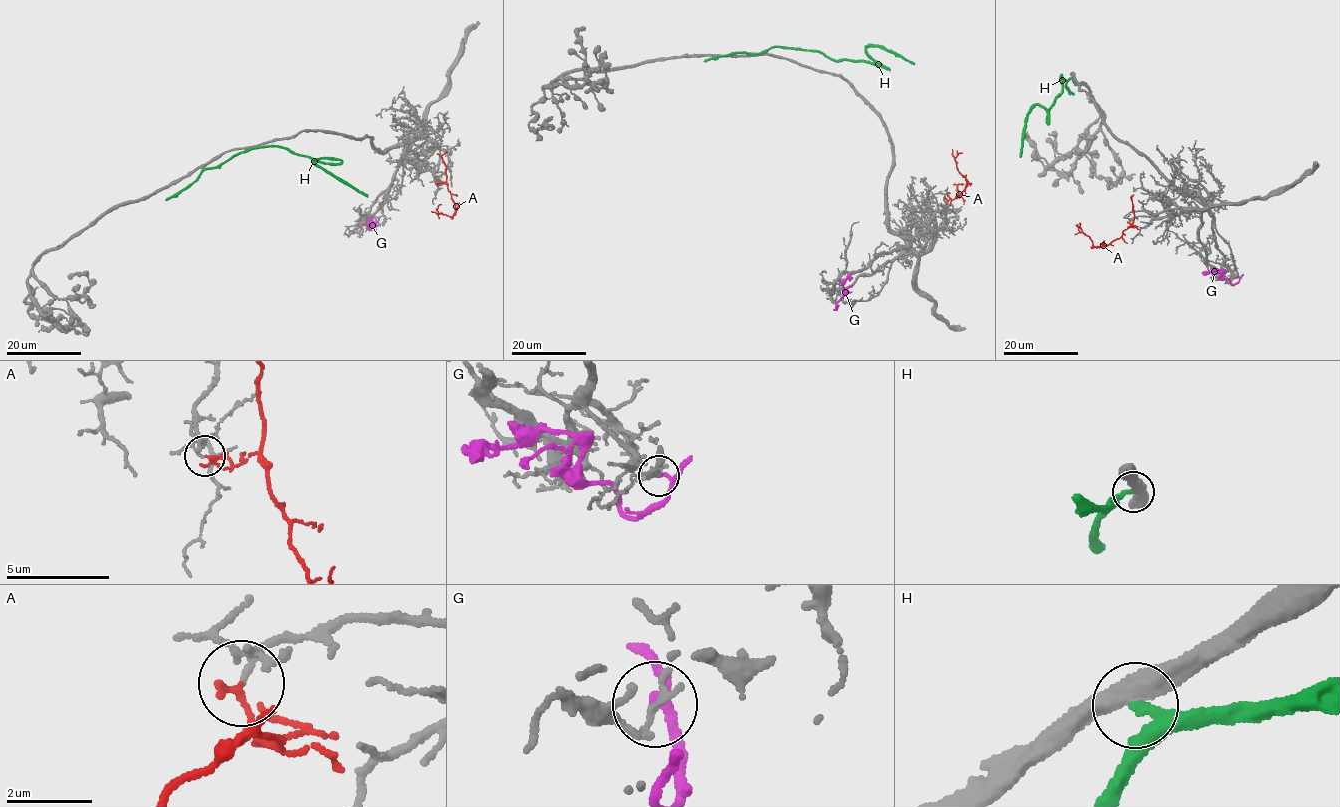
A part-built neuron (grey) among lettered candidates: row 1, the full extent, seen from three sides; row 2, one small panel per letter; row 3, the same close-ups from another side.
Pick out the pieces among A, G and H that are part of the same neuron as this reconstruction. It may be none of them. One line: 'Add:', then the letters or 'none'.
Add: A

